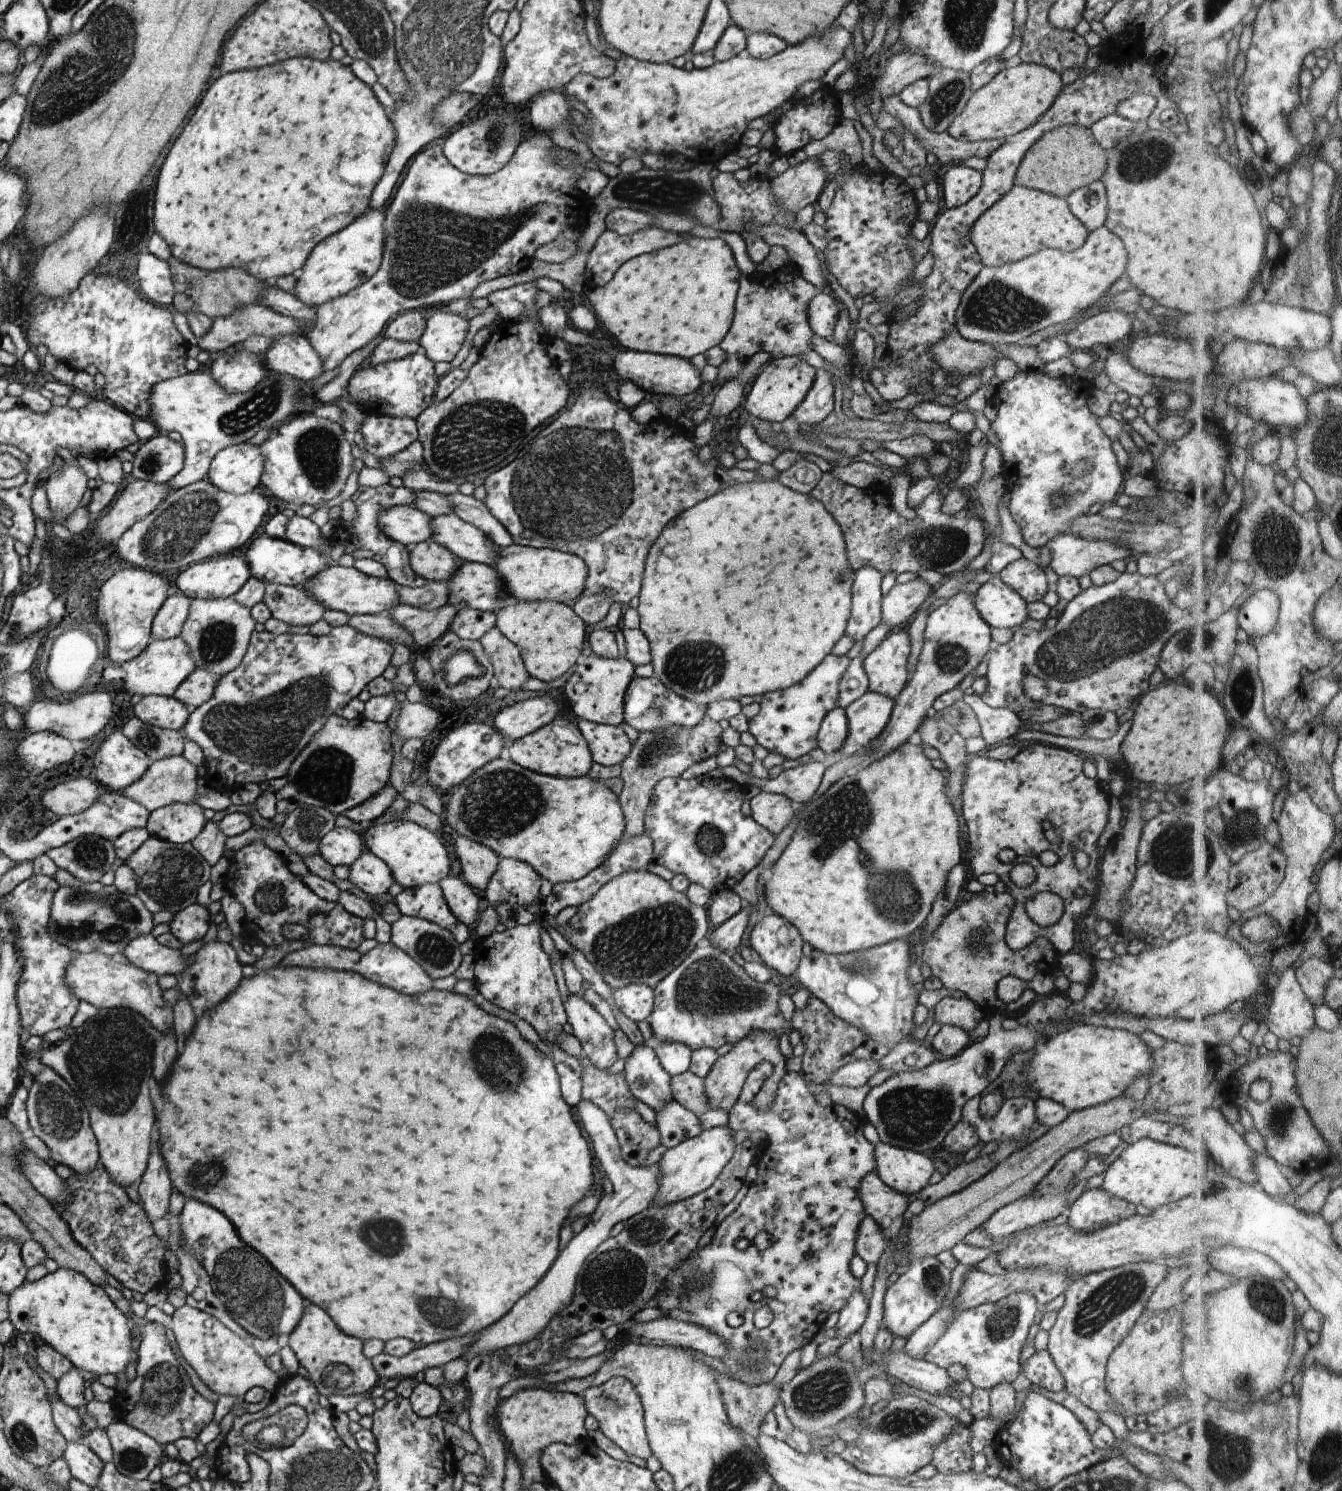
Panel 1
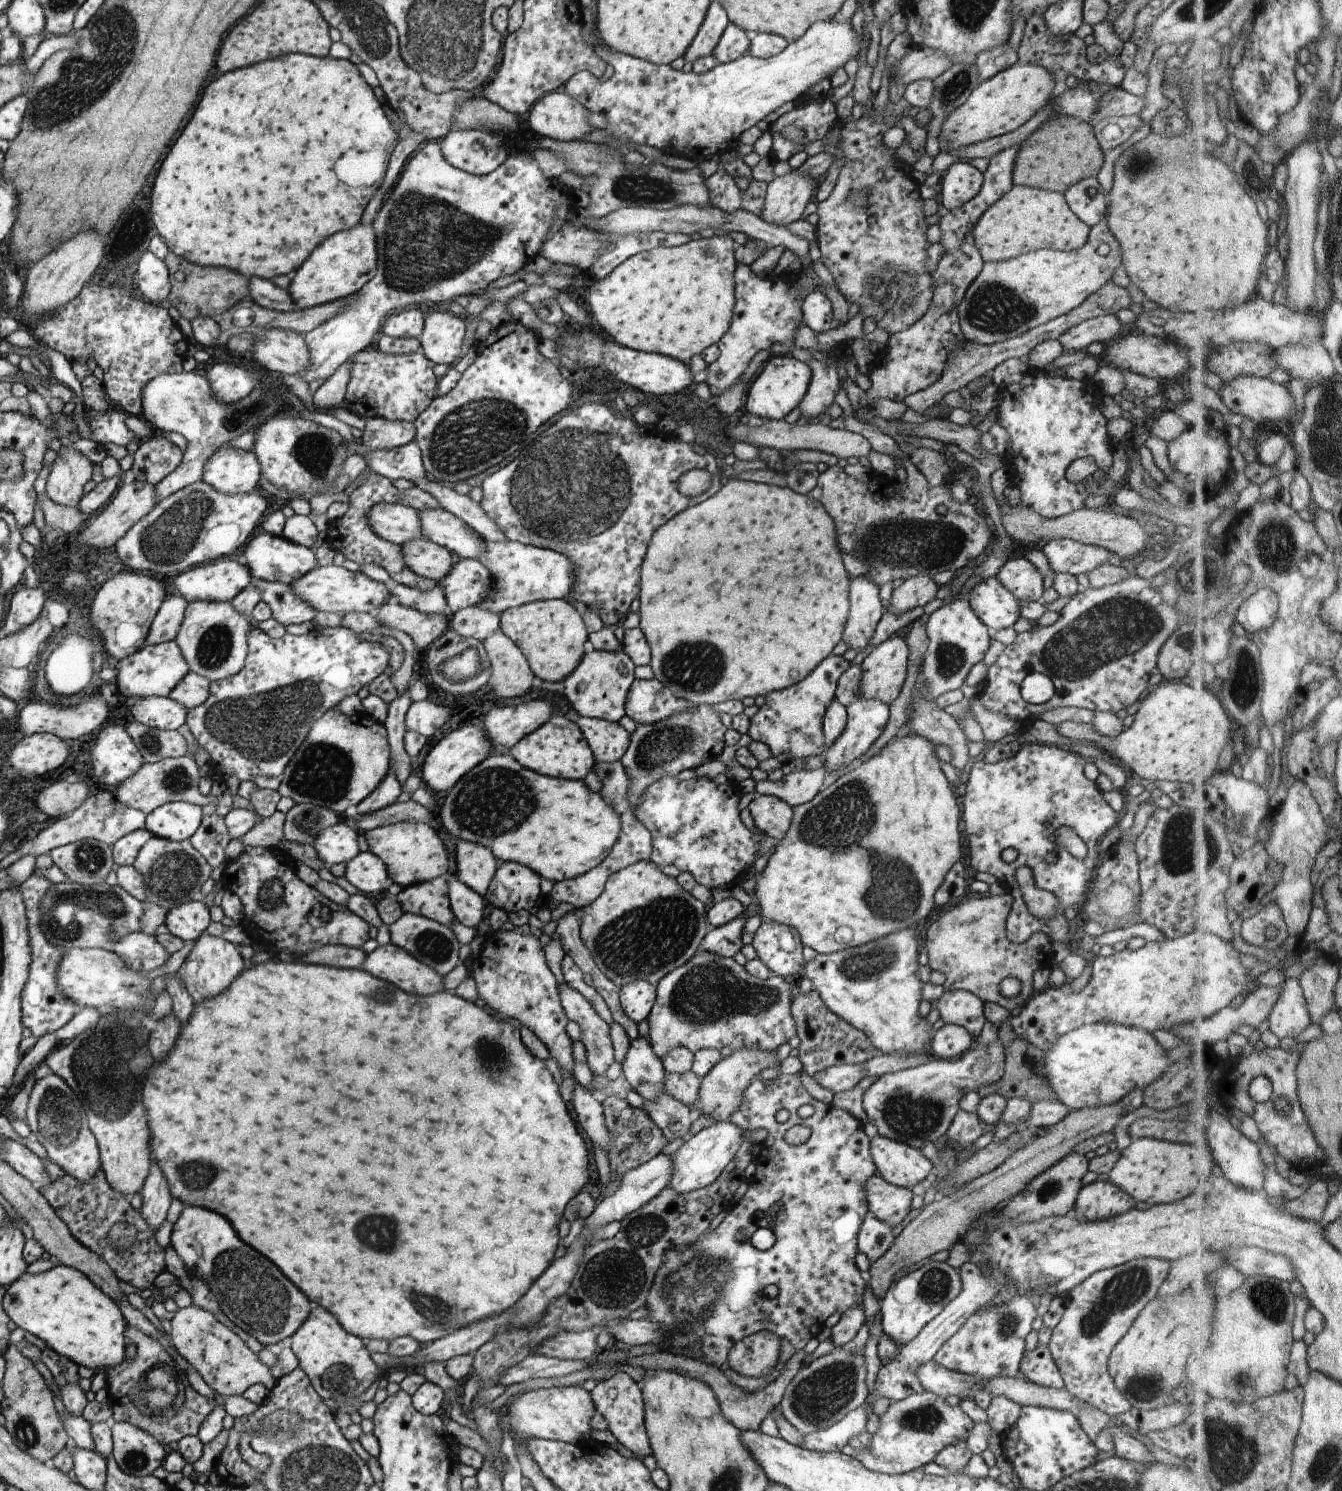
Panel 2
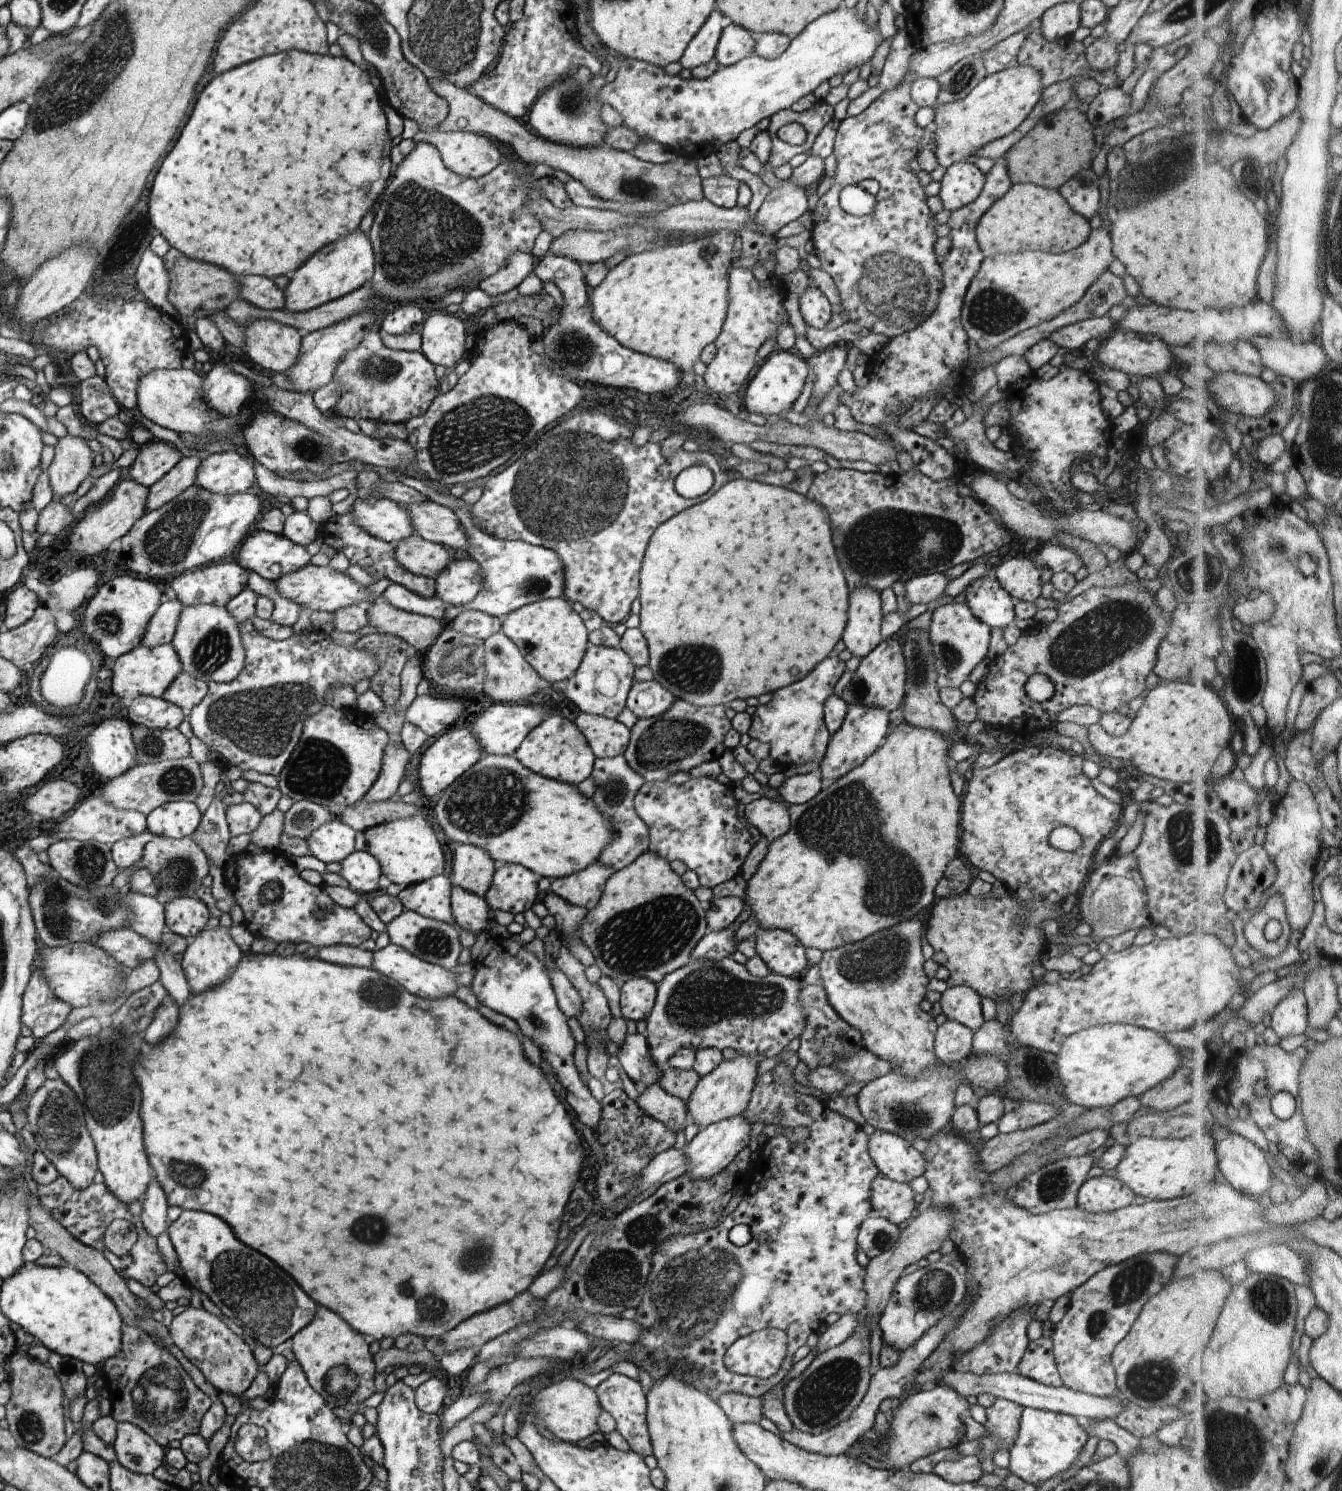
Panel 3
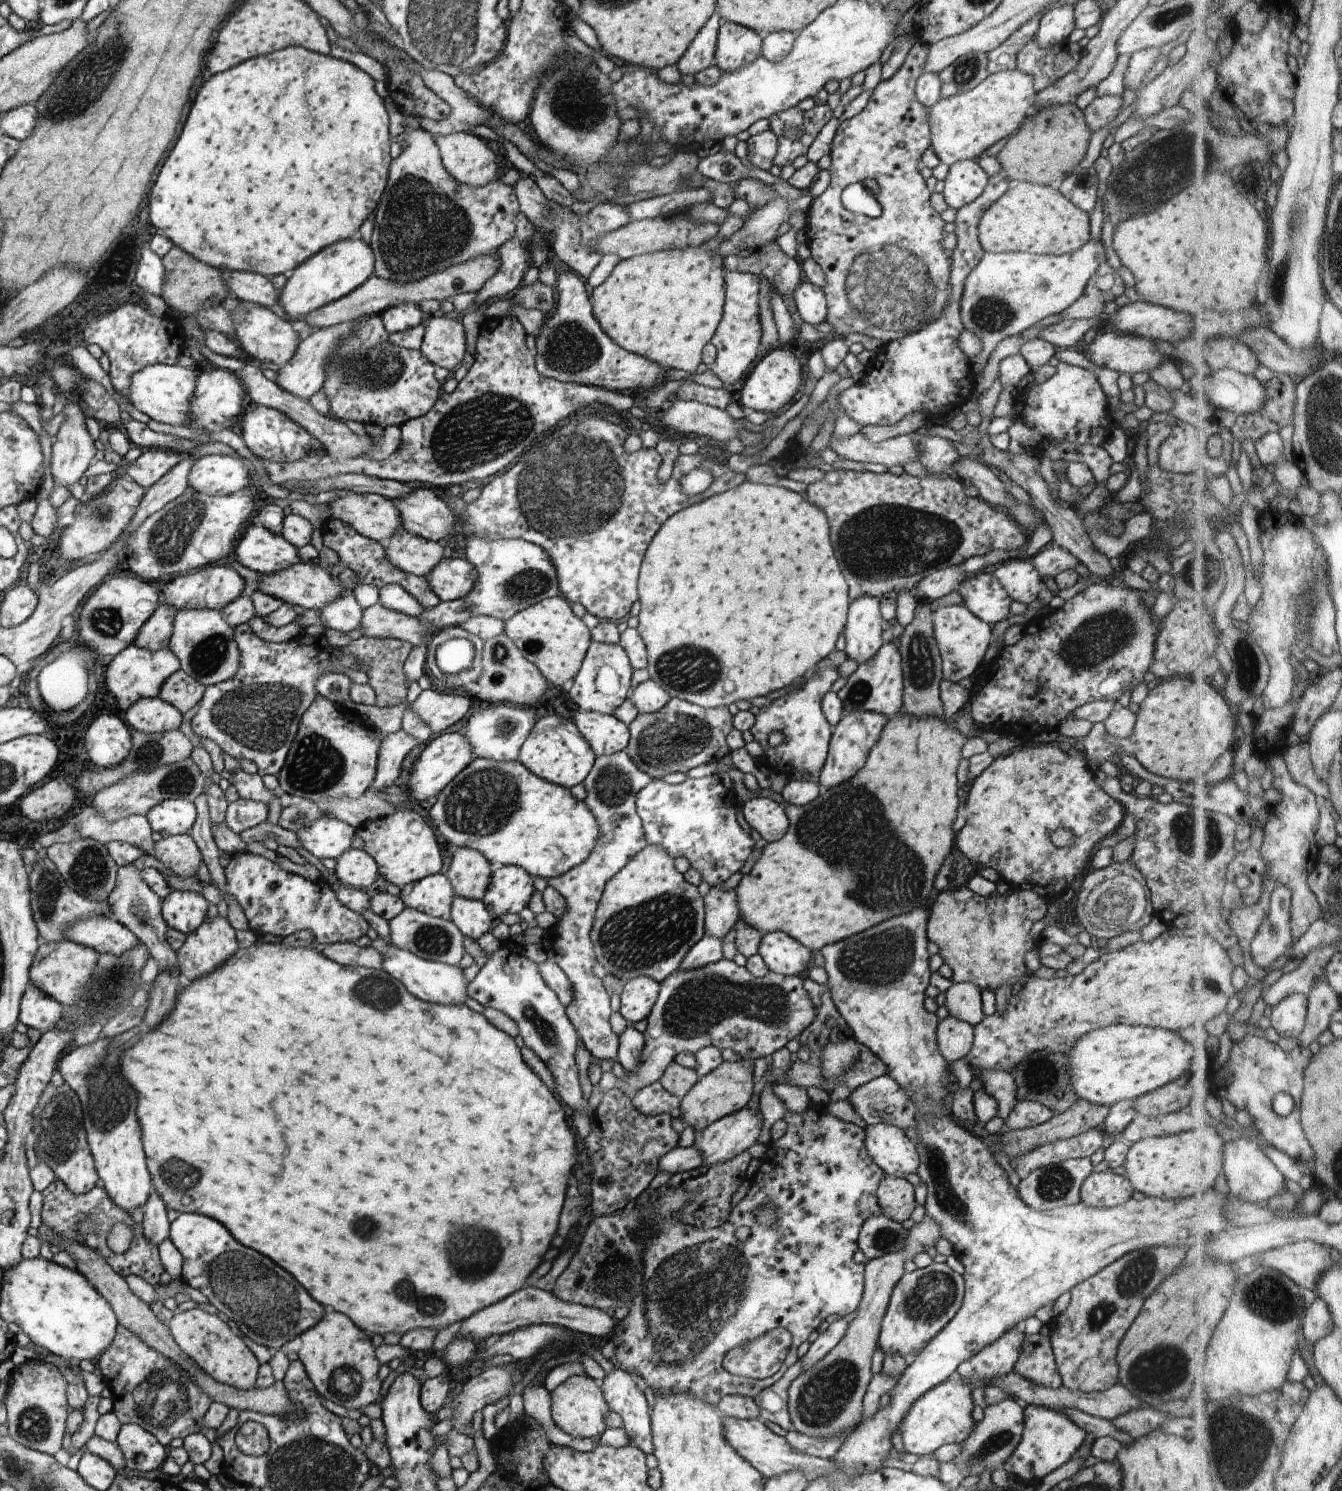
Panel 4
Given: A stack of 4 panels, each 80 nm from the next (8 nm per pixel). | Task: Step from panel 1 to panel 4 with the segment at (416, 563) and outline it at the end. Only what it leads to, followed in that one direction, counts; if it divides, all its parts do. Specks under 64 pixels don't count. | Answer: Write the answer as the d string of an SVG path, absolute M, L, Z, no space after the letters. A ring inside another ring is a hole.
M406 530L385 541L388 560L404 572L425 577L444 558L438 541L431 541Z

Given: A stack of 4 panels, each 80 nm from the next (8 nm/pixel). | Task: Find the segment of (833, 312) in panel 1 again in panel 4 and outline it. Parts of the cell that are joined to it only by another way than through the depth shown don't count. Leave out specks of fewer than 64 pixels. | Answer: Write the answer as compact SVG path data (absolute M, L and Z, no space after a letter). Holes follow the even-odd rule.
M802 277L793 292L795 306L803 321L811 325L824 322L827 318L827 300L823 290Z

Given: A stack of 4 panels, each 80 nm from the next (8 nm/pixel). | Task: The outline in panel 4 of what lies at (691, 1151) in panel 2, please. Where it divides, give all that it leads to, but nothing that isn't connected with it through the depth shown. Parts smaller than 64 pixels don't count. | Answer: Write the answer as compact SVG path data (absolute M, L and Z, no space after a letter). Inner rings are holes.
M746 1106L742 1110L729 1114L707 1126L696 1136L695 1143L693 1144L702 1153L704 1168L713 1167L734 1158L741 1152L747 1151L757 1141L758 1136L760 1136L763 1121L762 1115L754 1114Z

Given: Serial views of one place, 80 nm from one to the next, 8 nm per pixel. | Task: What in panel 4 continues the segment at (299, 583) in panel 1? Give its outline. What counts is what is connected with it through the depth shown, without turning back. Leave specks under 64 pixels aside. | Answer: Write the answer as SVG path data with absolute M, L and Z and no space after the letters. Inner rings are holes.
M253 525L240 538L234 556L236 561L258 574L275 573L302 561L297 550L282 534Z

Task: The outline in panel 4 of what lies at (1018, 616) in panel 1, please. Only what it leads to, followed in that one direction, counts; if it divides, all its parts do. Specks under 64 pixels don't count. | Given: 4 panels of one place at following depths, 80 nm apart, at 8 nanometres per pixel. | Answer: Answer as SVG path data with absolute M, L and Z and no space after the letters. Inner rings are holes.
M978 571L962 581L958 590L962 604L978 618L993 626L1006 620L1013 600L990 571Z

